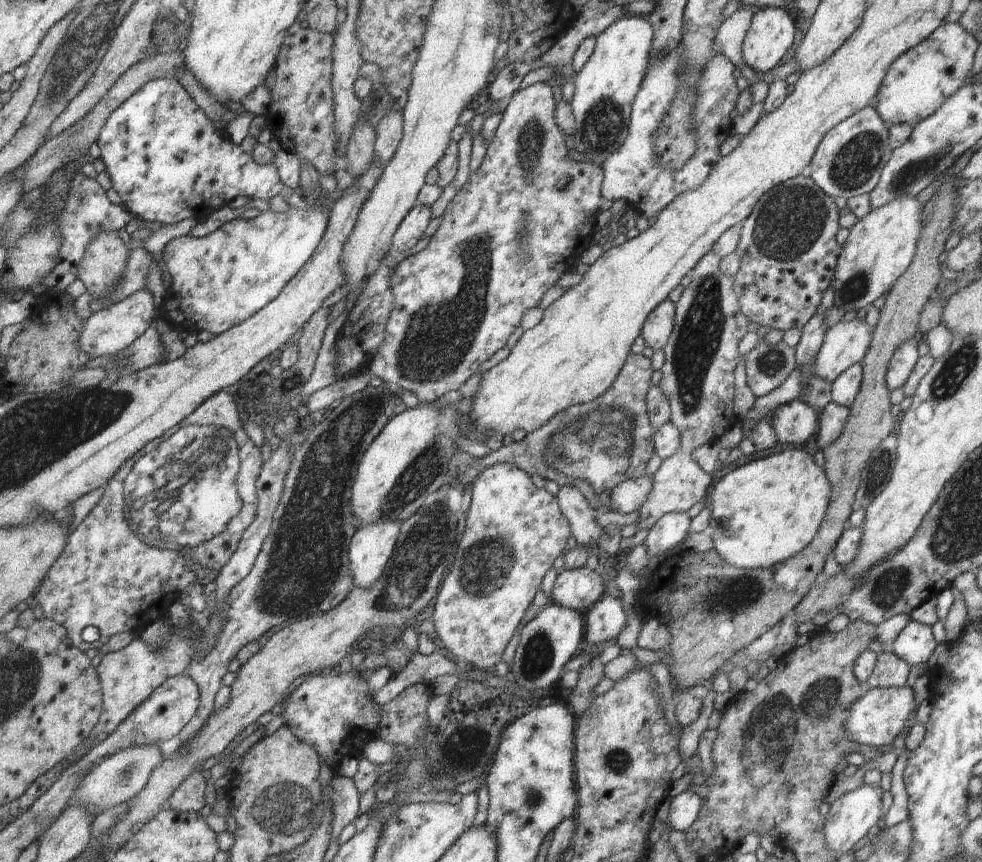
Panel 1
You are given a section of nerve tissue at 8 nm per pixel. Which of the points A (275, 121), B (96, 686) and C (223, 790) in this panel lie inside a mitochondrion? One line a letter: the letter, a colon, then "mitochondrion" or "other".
A: other
B: other
C: other

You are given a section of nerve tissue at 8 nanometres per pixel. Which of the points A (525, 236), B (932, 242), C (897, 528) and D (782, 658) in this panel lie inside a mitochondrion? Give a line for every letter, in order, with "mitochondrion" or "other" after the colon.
A: mitochondrion
B: other
C: other
D: other

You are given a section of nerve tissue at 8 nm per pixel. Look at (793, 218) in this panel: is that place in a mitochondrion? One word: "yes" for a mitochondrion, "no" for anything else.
yes

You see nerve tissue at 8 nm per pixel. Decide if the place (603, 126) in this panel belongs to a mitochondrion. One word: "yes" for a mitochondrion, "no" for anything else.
yes

